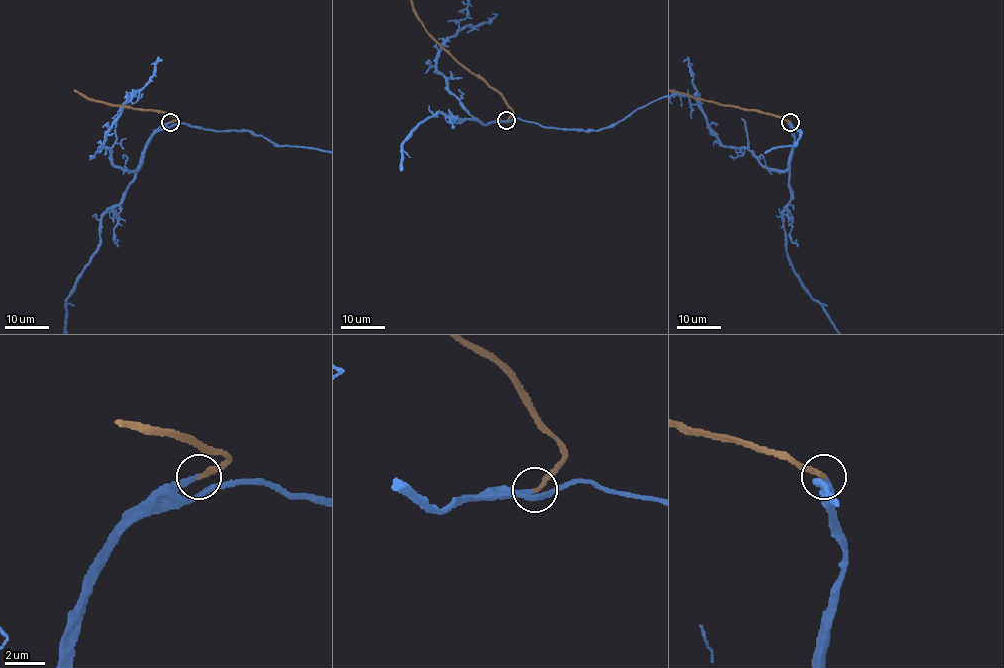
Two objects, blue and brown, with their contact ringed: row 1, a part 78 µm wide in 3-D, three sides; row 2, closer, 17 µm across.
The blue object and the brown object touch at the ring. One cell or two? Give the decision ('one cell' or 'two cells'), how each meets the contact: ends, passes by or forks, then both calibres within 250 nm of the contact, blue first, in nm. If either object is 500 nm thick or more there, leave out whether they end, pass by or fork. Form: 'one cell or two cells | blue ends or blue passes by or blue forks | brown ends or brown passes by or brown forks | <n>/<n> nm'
one cell | blue ends | brown ends | 220/240 nm

